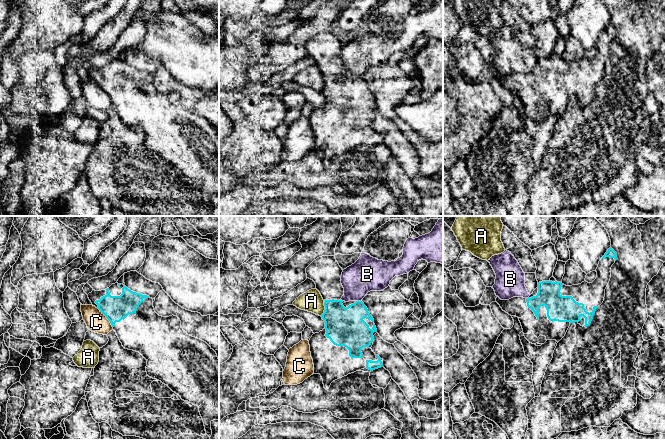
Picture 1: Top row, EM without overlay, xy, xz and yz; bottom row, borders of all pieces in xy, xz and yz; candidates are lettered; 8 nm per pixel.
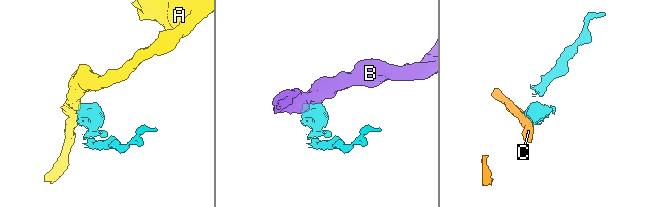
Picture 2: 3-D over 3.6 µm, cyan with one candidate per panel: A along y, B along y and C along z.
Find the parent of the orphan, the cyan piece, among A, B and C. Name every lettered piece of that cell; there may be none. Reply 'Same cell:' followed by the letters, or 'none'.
Same cell: none

